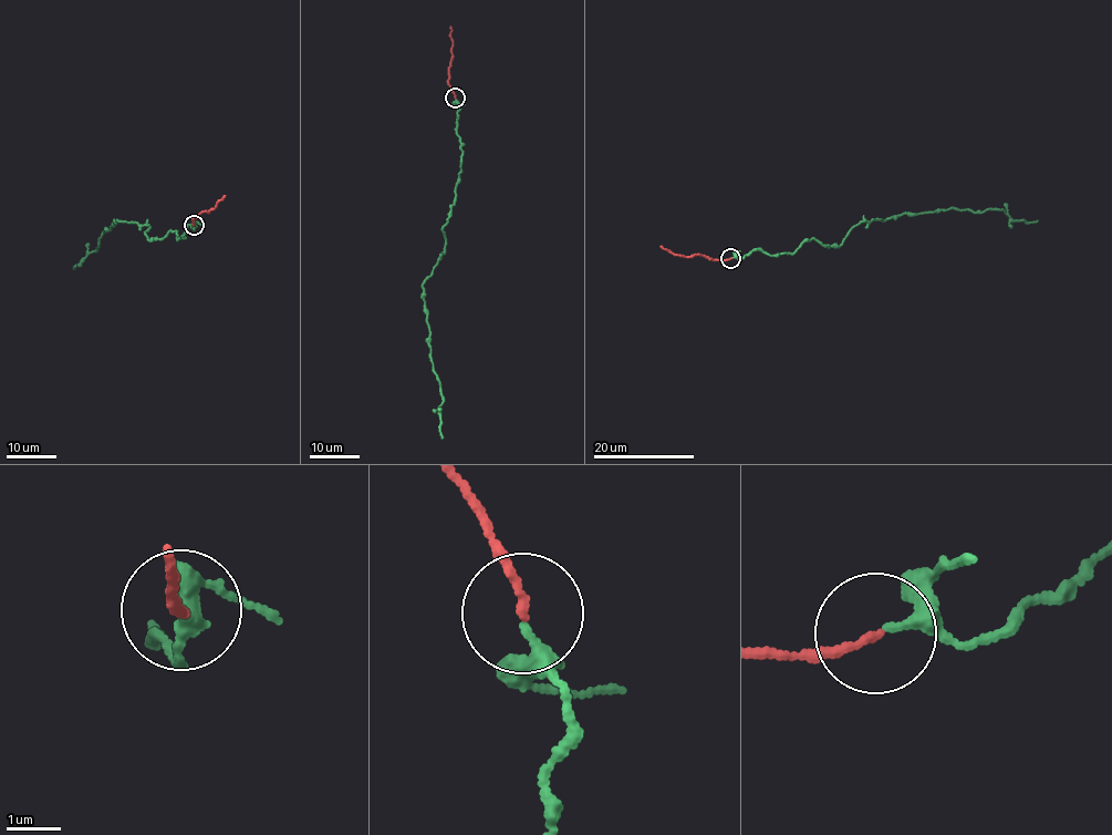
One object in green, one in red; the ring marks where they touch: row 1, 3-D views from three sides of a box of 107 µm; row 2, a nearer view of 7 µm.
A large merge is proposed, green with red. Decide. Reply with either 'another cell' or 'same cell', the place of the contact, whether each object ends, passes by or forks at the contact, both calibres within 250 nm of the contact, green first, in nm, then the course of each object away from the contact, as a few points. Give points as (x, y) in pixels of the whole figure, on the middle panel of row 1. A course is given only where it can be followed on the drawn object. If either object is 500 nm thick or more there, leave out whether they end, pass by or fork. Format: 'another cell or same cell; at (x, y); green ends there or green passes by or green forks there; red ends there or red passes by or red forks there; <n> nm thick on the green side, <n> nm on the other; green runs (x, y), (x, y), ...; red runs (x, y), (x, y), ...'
same cell; at (455, 98); green passes by; red ends there; 190 nm thick on the green side, 150 nm on the other; green runs (455, 99), (459, 178), (443, 228), (445, 249), (423, 284), (430, 361), (443, 402), (443, 437); red runs (455, 96), (448, 83), (453, 44), (450, 26)

